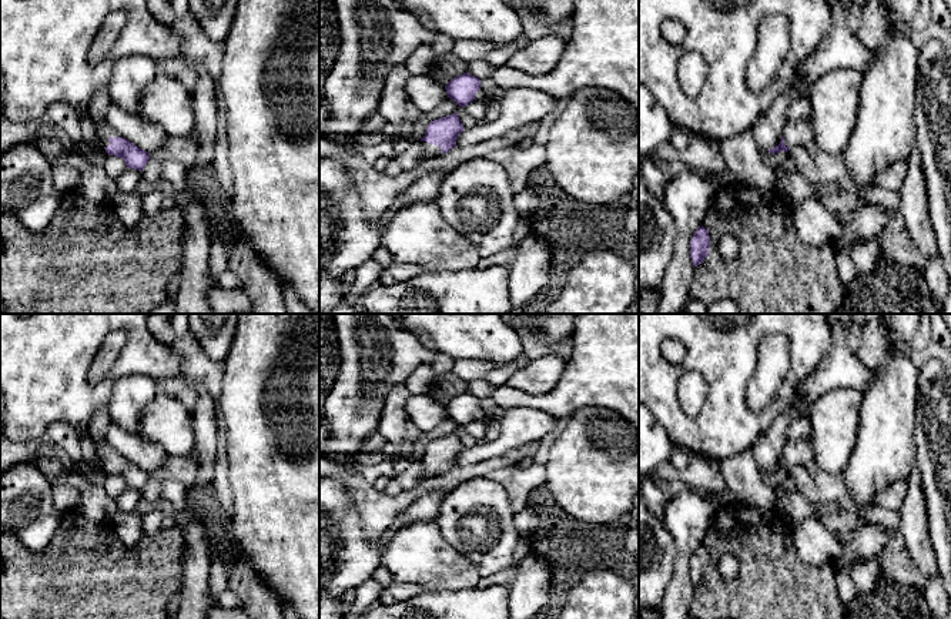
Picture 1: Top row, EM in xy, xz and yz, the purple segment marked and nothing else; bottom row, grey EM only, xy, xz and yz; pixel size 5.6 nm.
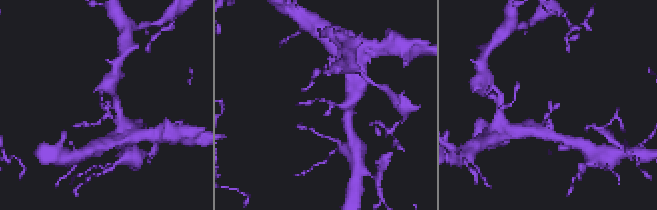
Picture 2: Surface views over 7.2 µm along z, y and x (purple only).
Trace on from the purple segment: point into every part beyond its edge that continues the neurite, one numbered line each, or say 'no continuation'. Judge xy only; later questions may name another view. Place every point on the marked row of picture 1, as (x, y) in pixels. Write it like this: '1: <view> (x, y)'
1: xy (103, 131)

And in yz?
1: yz (797, 133)

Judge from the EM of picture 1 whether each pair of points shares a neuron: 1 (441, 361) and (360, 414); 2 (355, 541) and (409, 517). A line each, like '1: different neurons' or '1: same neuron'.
1: different neurons
2: same neuron

